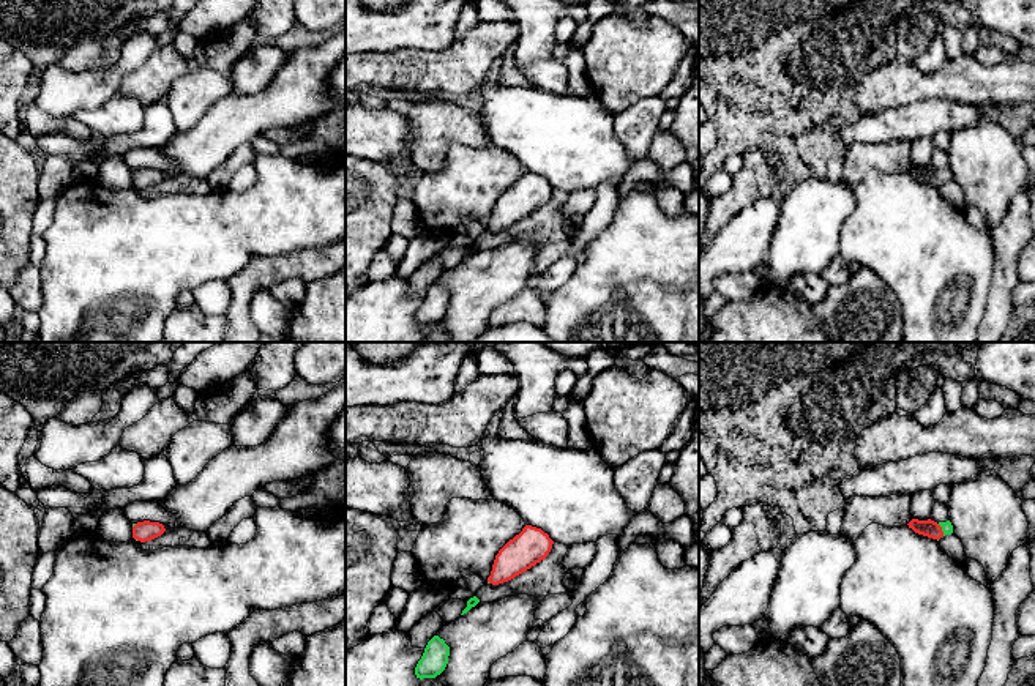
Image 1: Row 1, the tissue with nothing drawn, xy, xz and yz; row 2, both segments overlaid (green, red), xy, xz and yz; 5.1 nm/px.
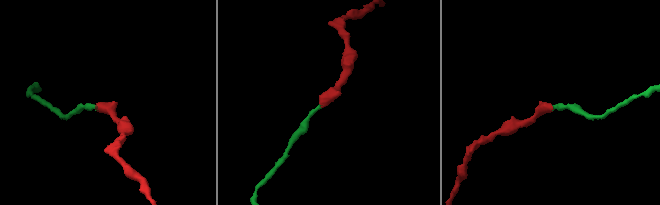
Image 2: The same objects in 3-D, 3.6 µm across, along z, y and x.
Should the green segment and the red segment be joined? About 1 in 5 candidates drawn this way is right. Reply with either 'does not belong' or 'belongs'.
belongs

